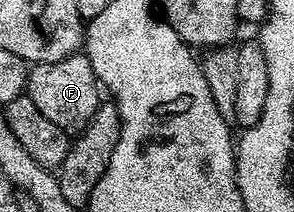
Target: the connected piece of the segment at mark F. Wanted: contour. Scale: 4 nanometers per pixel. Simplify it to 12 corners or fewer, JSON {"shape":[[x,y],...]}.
{"shape":[[82,51],[35,64],[24,93],[56,127],[85,129],[100,104]]}

